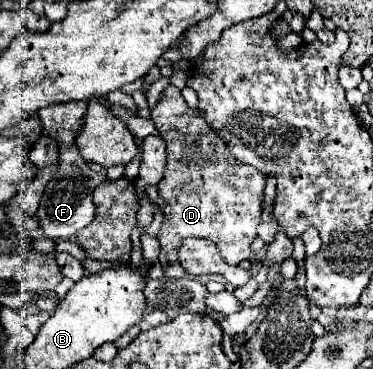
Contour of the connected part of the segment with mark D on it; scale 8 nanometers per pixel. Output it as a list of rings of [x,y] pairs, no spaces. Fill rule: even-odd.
[[[167,86],[159,102],[151,108],[151,120],[155,122],[161,138],[167,144],[167,168],[163,180],[157,184],[159,194],[167,200],[165,218],[157,240],[161,244],[161,266],[168,278],[191,278],[206,284],[210,280],[225,283],[221,275],[194,276],[179,266],[179,246],[185,238],[197,236],[211,240],[223,260],[237,266],[251,256],[251,242],[257,238],[257,226],[265,204],[265,176],[257,168],[237,162],[229,152],[223,138],[211,128],[197,108],[189,108],[181,96],[181,90]]]

